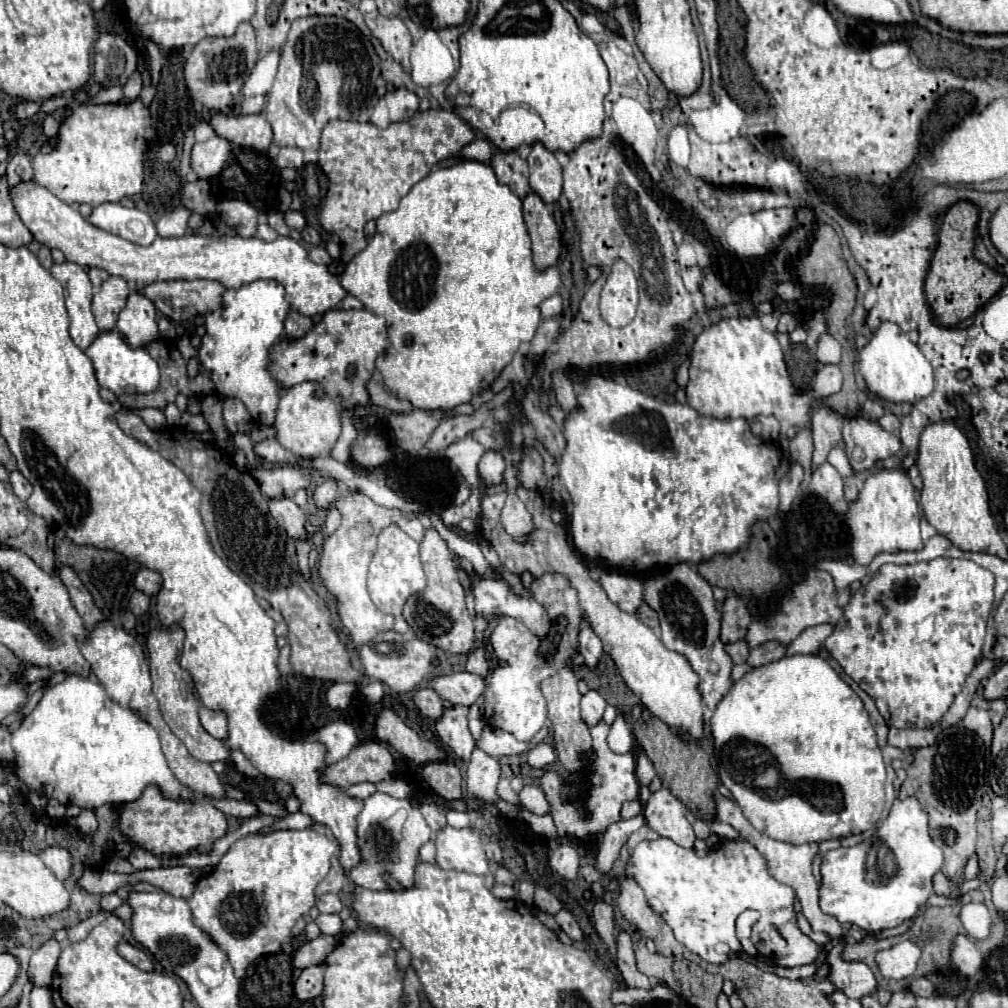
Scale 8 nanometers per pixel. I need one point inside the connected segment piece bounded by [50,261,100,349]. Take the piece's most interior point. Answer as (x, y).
(77, 287)

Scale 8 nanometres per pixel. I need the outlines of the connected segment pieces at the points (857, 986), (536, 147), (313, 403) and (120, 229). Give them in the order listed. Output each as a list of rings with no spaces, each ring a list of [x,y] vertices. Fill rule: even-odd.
[[[846,936],[834,941],[828,949],[828,961],[830,963],[830,975],[832,983],[848,997],[860,999],[862,995],[872,995],[876,991],[876,979],[868,965],[864,963],[850,963],[842,959],[842,951],[846,945]]]
[[[534,143],[528,155],[530,187],[544,203],[556,203],[562,193],[562,167],[554,153],[542,143]]]
[[[300,383],[294,385],[292,389],[284,391],[276,409],[276,441],[284,447],[290,449],[296,457],[308,457],[308,459],[316,459],[322,455],[330,455],[338,435],[340,435],[340,415],[336,409],[336,403],[332,403],[332,399],[328,395],[324,395],[322,399],[314,397],[318,383]]]
[[[102,203],[92,211],[88,221],[112,235],[138,245],[148,245],[158,235],[148,213],[136,207],[122,207],[120,203]]]

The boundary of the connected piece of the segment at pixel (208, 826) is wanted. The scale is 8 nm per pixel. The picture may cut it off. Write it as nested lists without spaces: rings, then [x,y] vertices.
[[[148,785],[140,799],[116,807],[120,833],[126,835],[132,845],[146,849],[156,857],[178,857],[190,851],[210,853],[216,839],[224,837],[228,831],[228,821],[222,811],[218,811],[206,799],[170,799],[164,797],[160,787]]]

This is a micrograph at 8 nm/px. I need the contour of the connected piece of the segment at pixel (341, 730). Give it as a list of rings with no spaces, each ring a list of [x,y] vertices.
[[[338,719],[338,721],[324,725],[316,733],[316,739],[328,747],[328,755],[326,755],[328,765],[344,759],[354,749],[354,745],[358,741],[352,723],[346,719]]]

